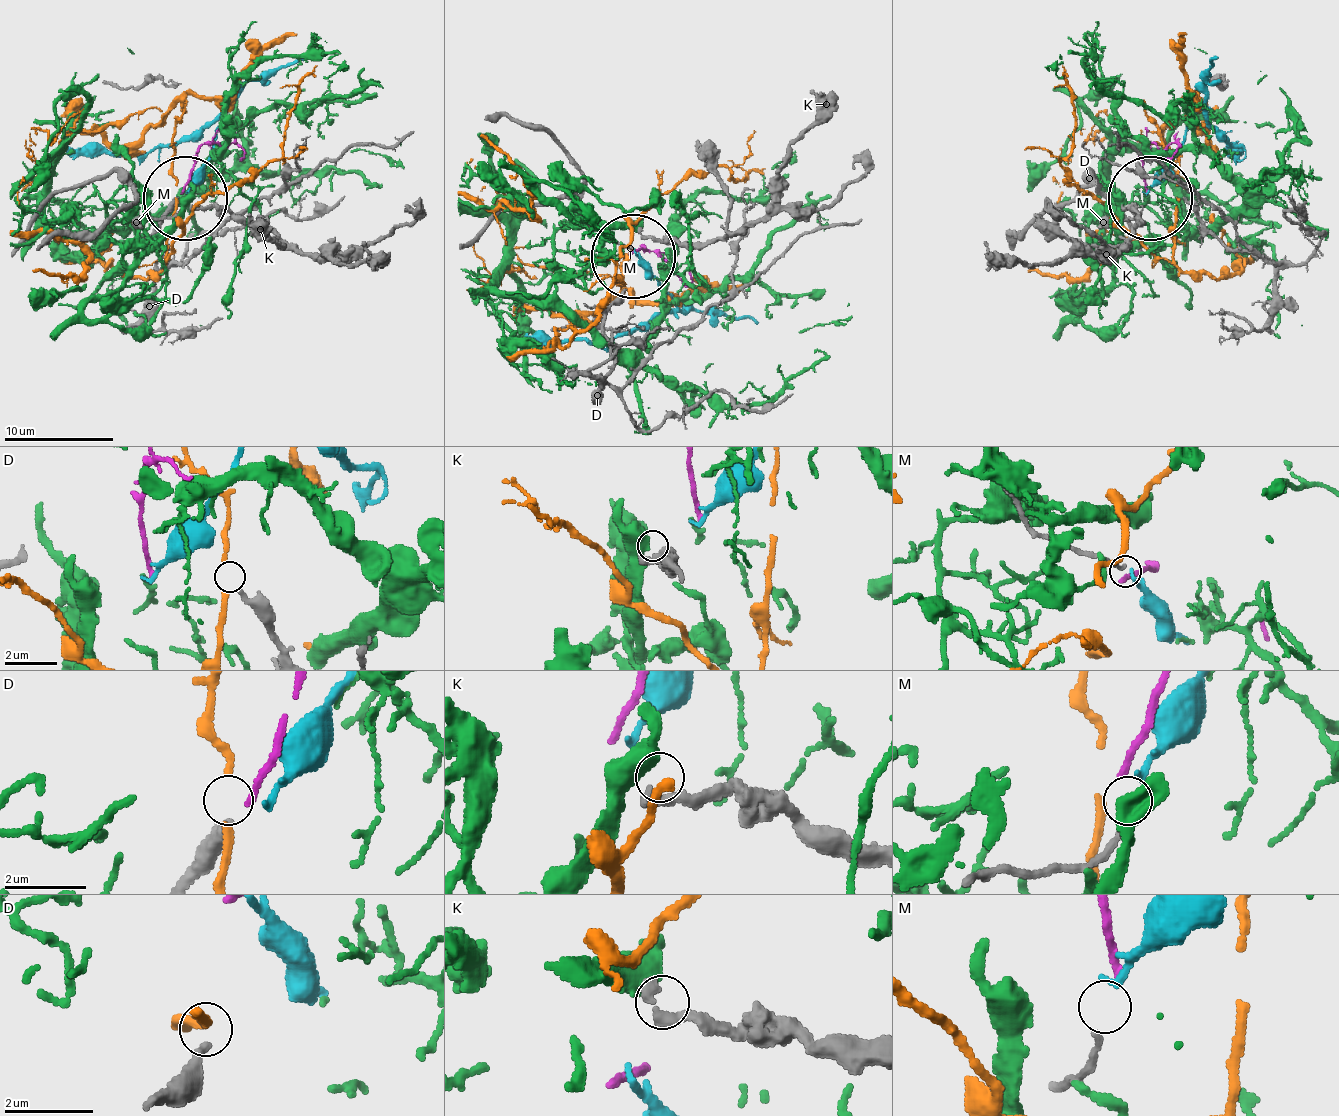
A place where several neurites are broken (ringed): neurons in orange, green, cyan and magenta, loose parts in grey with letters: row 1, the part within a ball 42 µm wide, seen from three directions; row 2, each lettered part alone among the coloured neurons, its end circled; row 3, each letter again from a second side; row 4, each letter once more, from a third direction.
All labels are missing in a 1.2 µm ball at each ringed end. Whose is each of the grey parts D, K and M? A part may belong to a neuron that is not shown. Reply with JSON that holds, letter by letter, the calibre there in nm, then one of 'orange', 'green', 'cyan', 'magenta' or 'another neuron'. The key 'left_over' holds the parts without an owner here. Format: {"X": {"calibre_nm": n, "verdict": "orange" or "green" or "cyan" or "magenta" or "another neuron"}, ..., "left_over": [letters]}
{"D": {"calibre_nm": 260, "verdict": "another neuron"}, "K": {"calibre_nm": 300, "verdict": "green"}, "M": {"calibre_nm": 150, "verdict": "cyan"}, "left_over": ["D"]}

